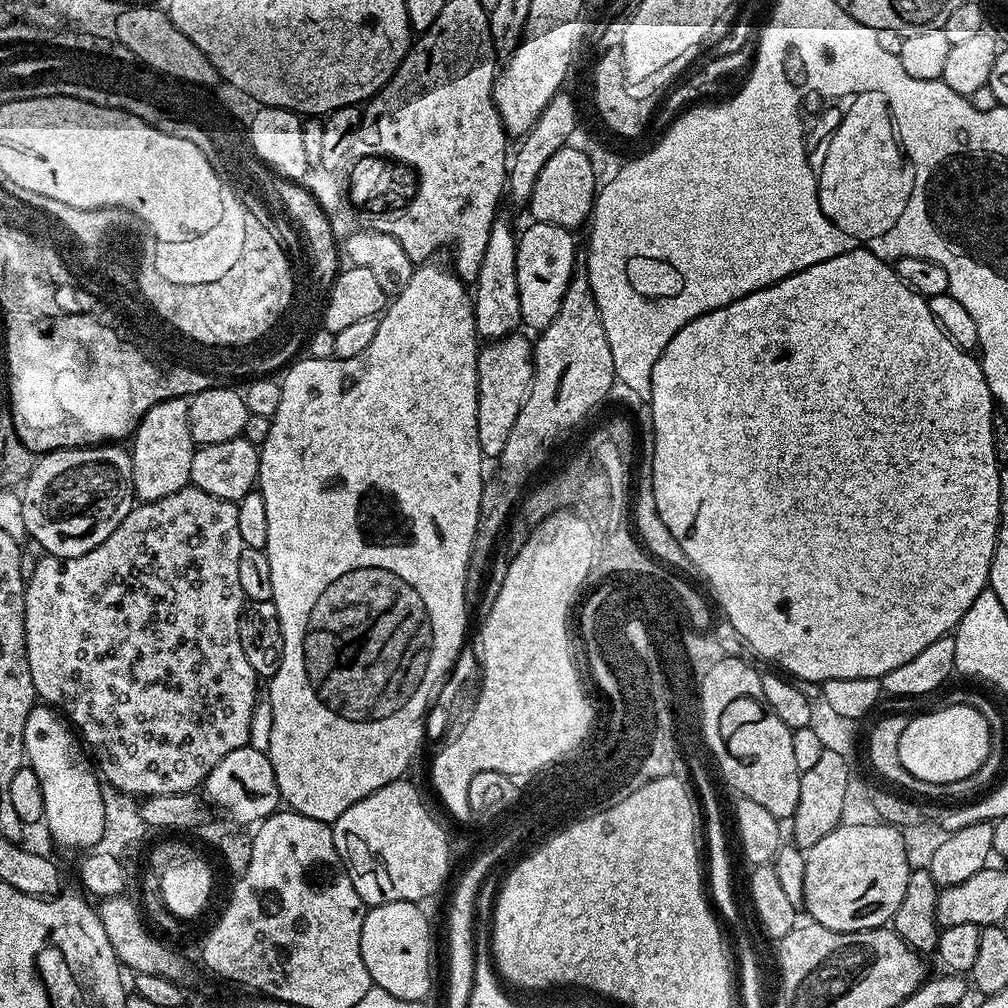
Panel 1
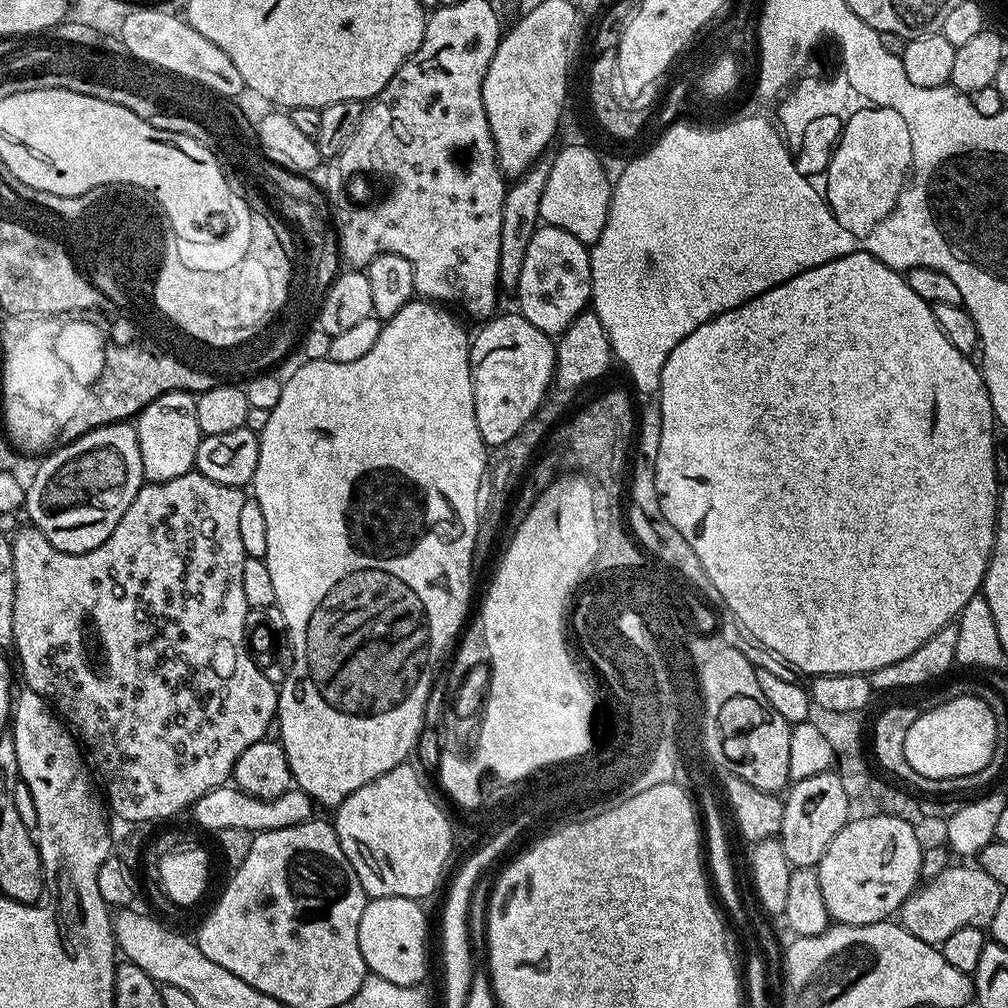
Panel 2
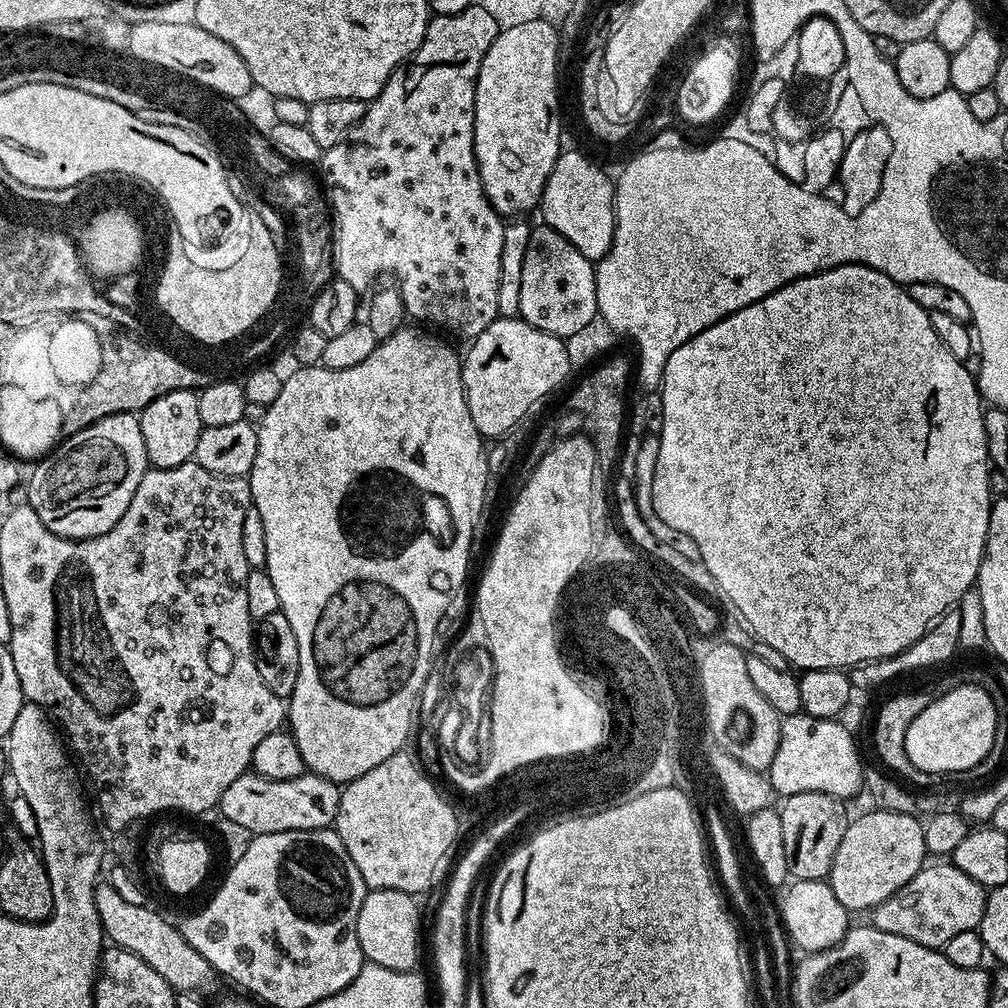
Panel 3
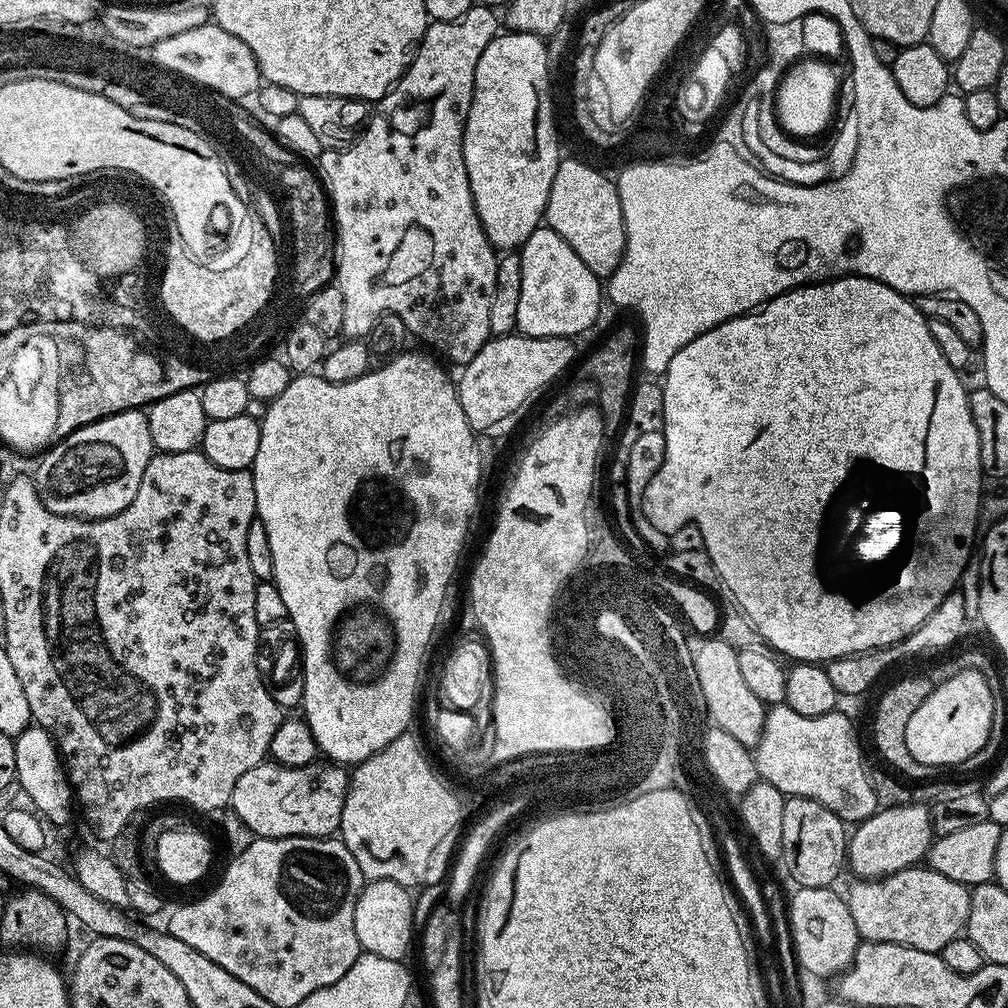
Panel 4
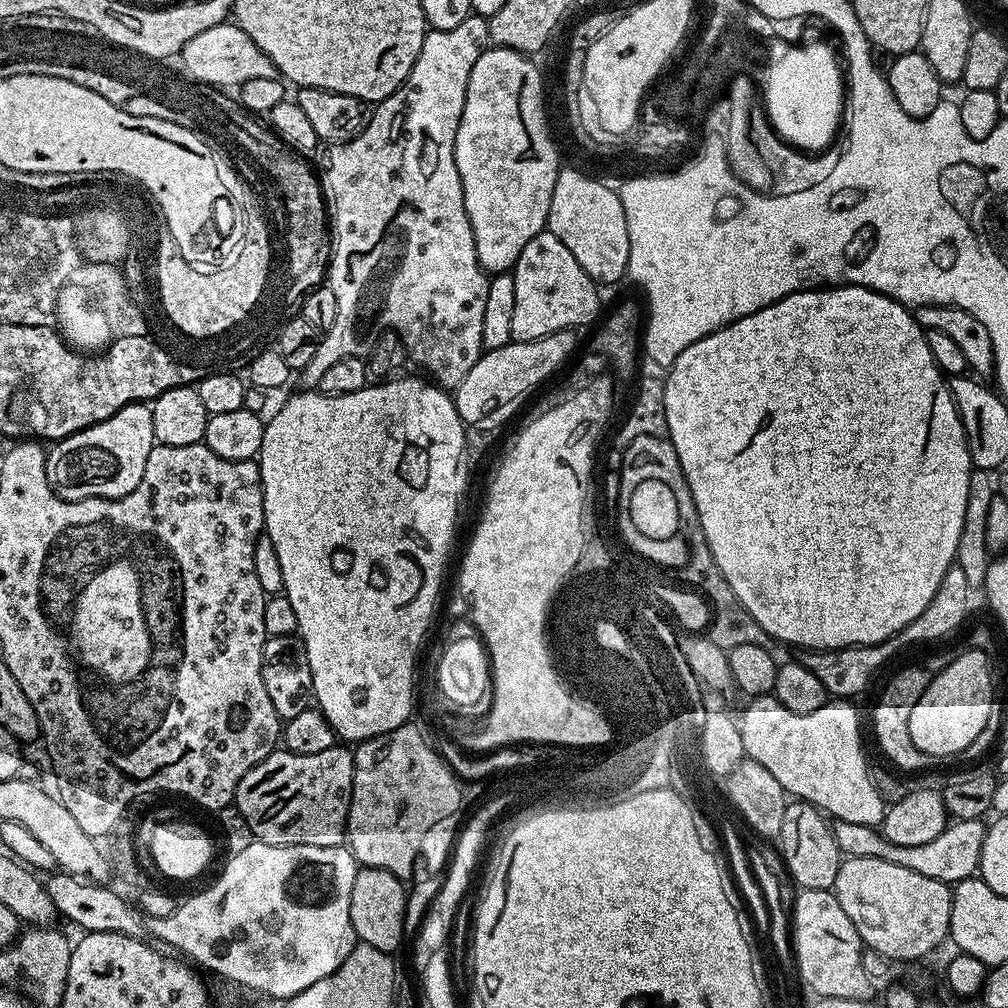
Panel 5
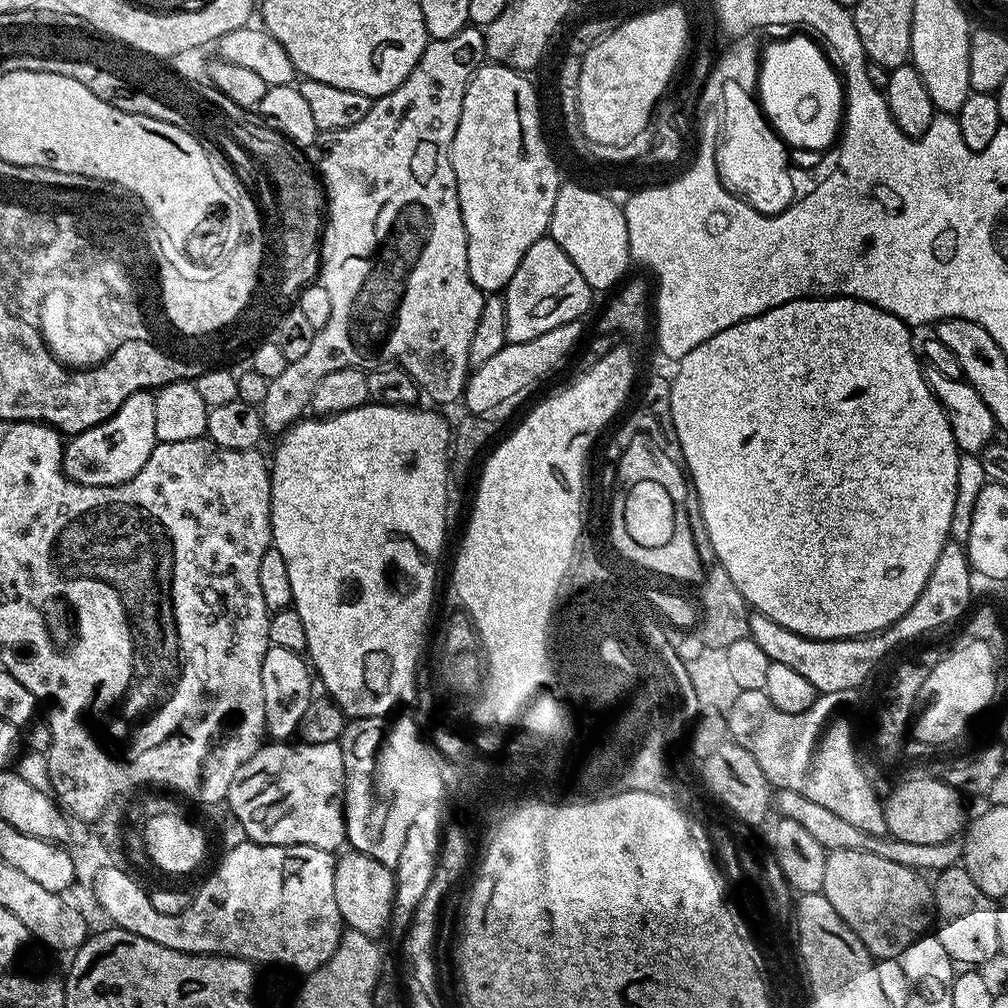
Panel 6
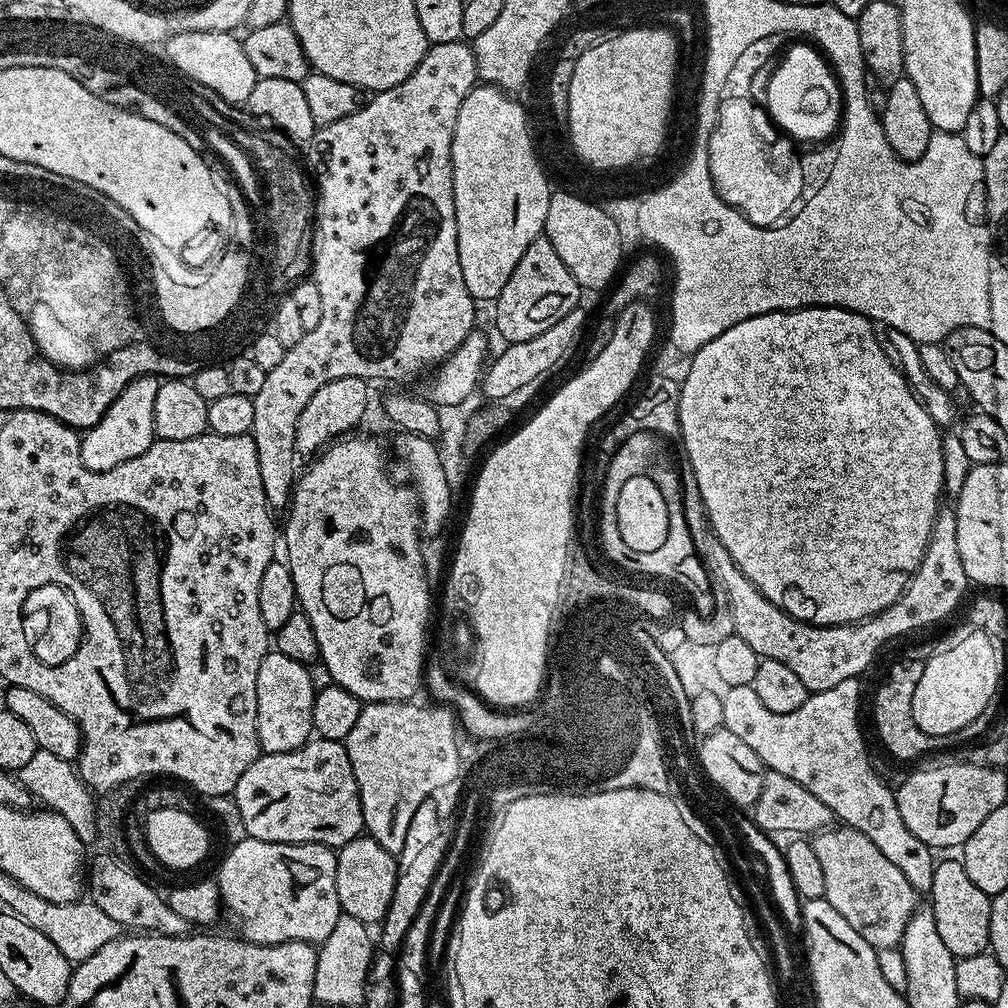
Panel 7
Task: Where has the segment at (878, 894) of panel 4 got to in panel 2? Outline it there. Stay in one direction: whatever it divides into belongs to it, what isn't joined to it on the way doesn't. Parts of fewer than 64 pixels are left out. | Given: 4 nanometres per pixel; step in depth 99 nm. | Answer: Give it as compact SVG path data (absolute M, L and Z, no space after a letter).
M960 862L957 868L956 865L949 866L933 880L921 883L900 905L898 922L910 930L914 938L922 938L922 942L939 946L946 938L950 938L950 934L954 934L954 930L962 930L962 926L987 929L991 925L1005 889L994 882L986 870L978 866L967 868L964 864L967 863Z

